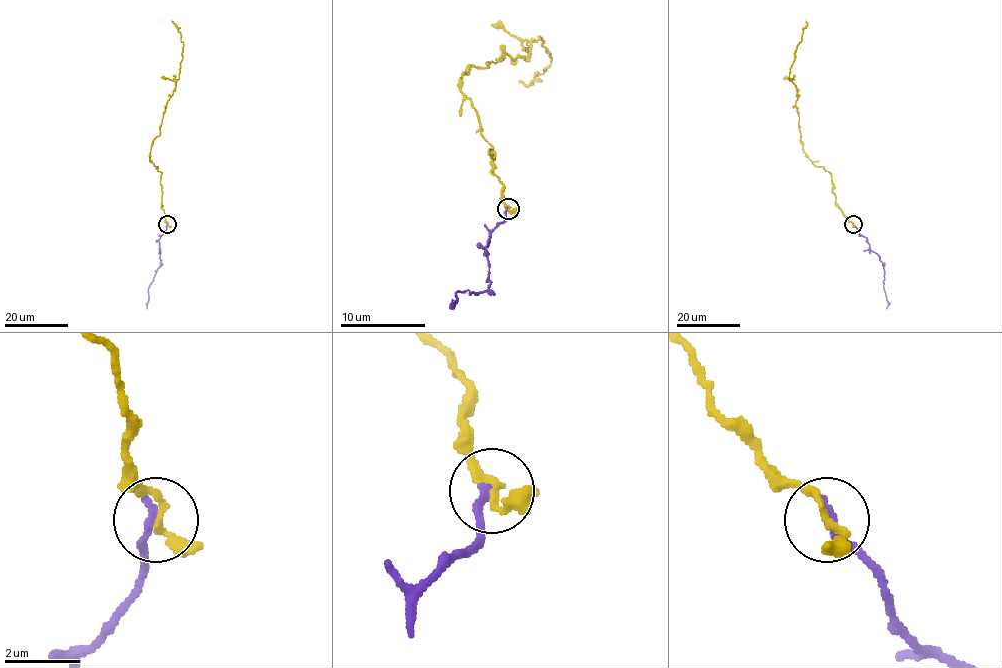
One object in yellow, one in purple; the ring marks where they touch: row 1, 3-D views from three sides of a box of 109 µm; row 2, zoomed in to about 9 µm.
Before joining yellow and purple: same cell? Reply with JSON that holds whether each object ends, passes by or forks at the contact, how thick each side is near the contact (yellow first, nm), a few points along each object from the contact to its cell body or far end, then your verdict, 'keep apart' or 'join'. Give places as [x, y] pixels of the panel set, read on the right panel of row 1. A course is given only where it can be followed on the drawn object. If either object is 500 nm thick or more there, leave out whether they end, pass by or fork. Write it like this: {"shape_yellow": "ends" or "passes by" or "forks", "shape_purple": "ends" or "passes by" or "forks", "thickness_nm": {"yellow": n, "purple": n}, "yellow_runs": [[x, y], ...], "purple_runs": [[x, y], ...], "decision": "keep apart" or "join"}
{"shape_yellow": "passes by", "shape_purple": "ends", "thickness_nm": {"yellow": 150, "purple": 260}, "yellow_runs": [[853, 224], [836, 202], [832, 175], [816, 167], [800, 139], [797, 89], [789, 76], [806, 21]], "purple_runs": [[853, 224], [882, 263], [886, 309]], "decision": "join"}

